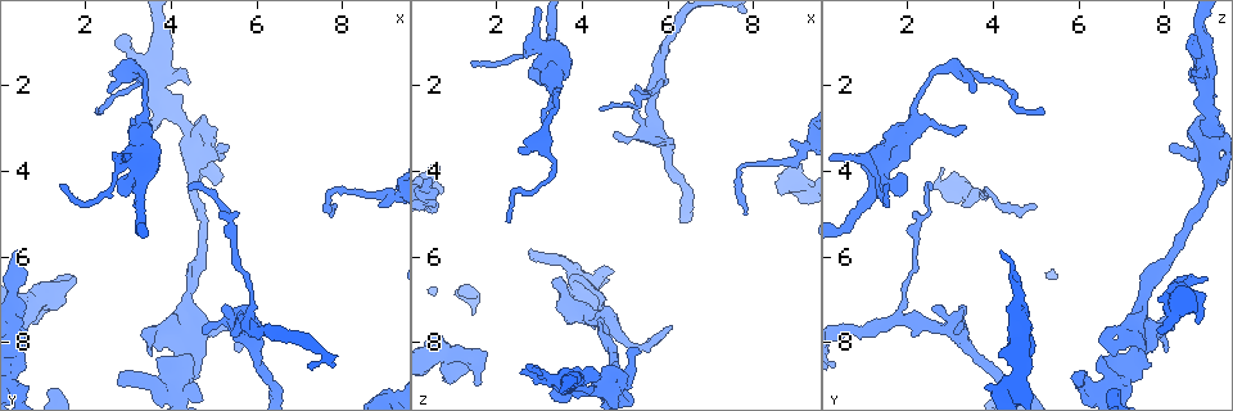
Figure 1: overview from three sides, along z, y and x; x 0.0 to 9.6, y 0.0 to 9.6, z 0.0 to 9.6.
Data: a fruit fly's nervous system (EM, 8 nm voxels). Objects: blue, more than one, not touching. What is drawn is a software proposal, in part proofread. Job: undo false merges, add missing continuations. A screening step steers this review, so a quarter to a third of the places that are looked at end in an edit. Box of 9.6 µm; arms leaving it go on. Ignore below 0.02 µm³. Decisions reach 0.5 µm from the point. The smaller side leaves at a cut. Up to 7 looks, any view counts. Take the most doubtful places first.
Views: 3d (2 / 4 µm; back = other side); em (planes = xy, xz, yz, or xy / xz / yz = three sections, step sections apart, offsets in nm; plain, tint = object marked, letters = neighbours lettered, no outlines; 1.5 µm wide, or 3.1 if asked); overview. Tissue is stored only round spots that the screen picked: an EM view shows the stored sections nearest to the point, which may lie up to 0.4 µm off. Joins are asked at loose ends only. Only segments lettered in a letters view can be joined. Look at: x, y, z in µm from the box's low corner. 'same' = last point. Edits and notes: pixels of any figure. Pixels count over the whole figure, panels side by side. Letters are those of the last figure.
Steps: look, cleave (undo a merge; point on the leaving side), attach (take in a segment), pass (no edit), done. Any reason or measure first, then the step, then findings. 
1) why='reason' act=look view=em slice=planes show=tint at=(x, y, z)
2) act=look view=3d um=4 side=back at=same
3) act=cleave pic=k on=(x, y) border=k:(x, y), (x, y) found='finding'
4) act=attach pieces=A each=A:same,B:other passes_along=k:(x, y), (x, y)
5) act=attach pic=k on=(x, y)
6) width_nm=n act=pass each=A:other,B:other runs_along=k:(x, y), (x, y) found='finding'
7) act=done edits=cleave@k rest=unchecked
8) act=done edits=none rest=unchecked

why='branch stops here' act=look view=3d um=2 at=(2.55, 1.75, 8.70)

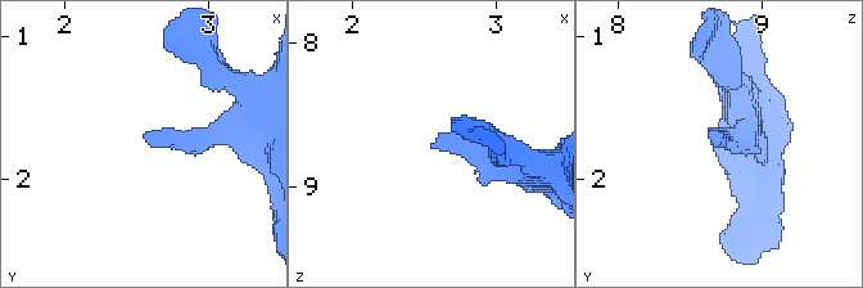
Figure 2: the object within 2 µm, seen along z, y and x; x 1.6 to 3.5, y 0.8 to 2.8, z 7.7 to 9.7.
why='shape alone is not enough' act=look view=em slice=yz step=4 show=tint at=(2.58, 1.70, 8.72)

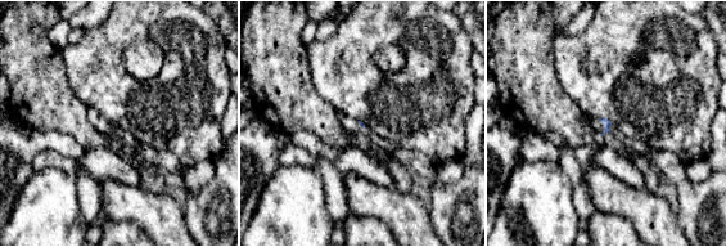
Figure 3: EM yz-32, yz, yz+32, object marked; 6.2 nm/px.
act=look view=em slice=planes show=letters at=same

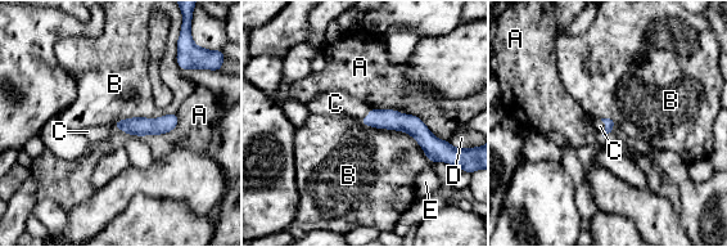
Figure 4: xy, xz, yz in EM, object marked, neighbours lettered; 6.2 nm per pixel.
longest_contact=A:500nm act=attach pieces=C each=A:other,B:other,C:same,D:other,E:other found='the neuron continues'

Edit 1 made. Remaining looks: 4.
why='sudden change in width' act=look view=em slice=planes show=letters at=(4.50, 4.00, 8.95)

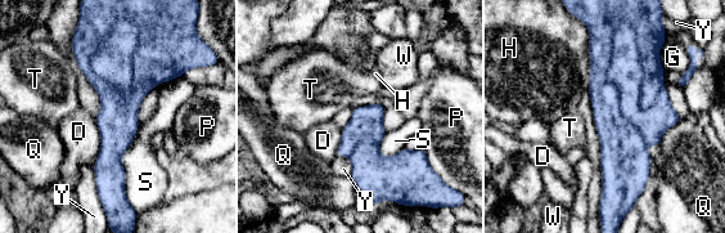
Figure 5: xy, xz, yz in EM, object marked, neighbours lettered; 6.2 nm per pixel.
act=pass each=D:other,G:other,H:other,P:other,Q:other,S:other,T:other,W:other,Y:other border=5:(95, 119), (99, 152), (93, 166) found='all the same neuron'

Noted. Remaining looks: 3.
why='tapers out' act=look view=3d um=2 at=(2.30, 2.65, 5.25)

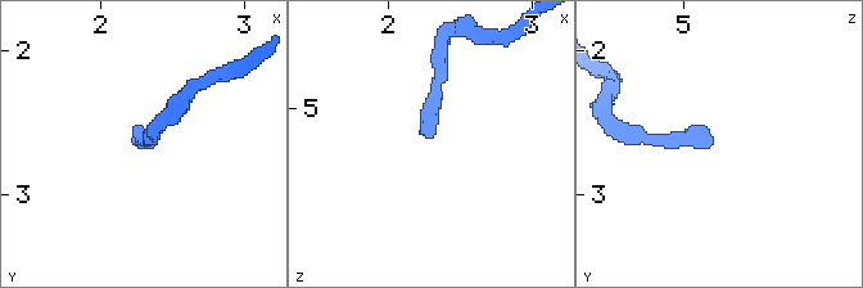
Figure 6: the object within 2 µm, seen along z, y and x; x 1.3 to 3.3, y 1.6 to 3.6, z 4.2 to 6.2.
why='need the tissue' act=look view=em slice=planes show=letters at=(2.28, 2.66, 5.22)

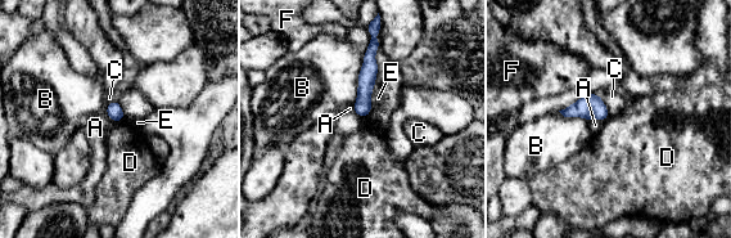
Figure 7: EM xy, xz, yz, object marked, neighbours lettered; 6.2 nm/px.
longest_contact=B:320nm act=pass each=A:other,B:other,C:other,D:other,E:other,F:other border=7:(122, 118), (114, 122) found='none of them fits'

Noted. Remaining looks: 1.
act=done edits=attach@4 rest=unchecked

